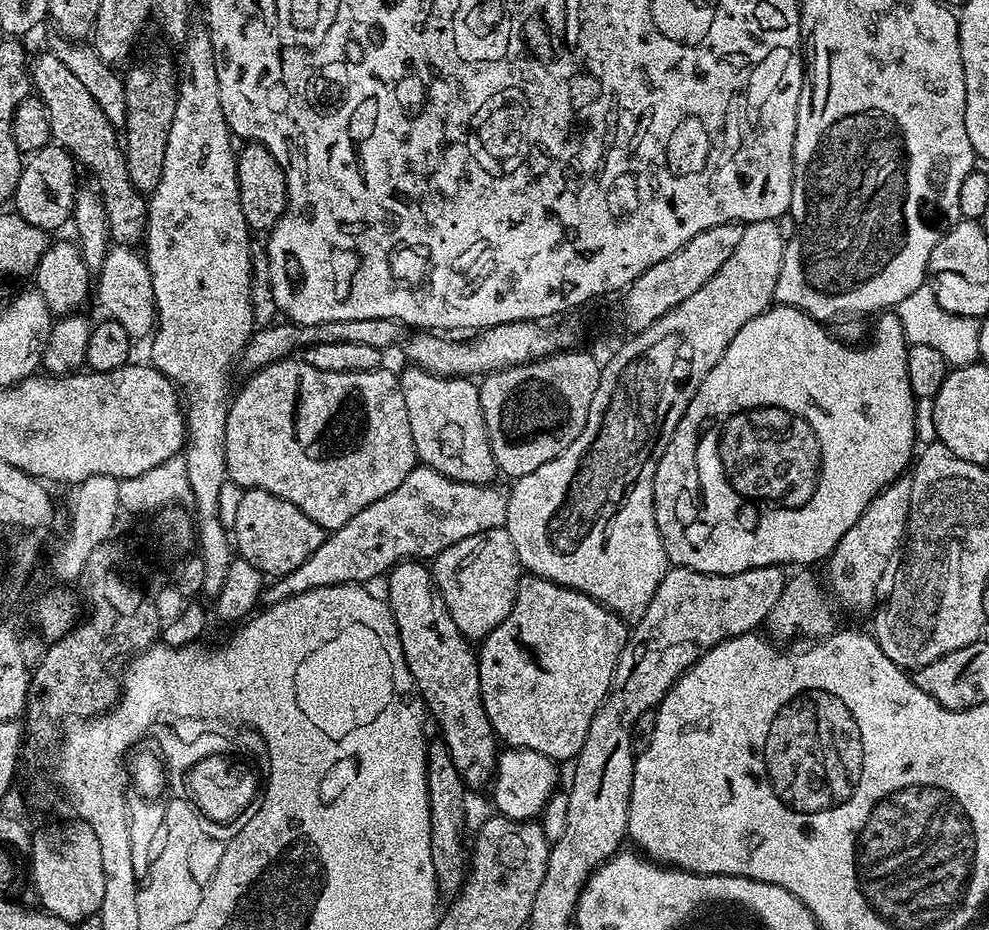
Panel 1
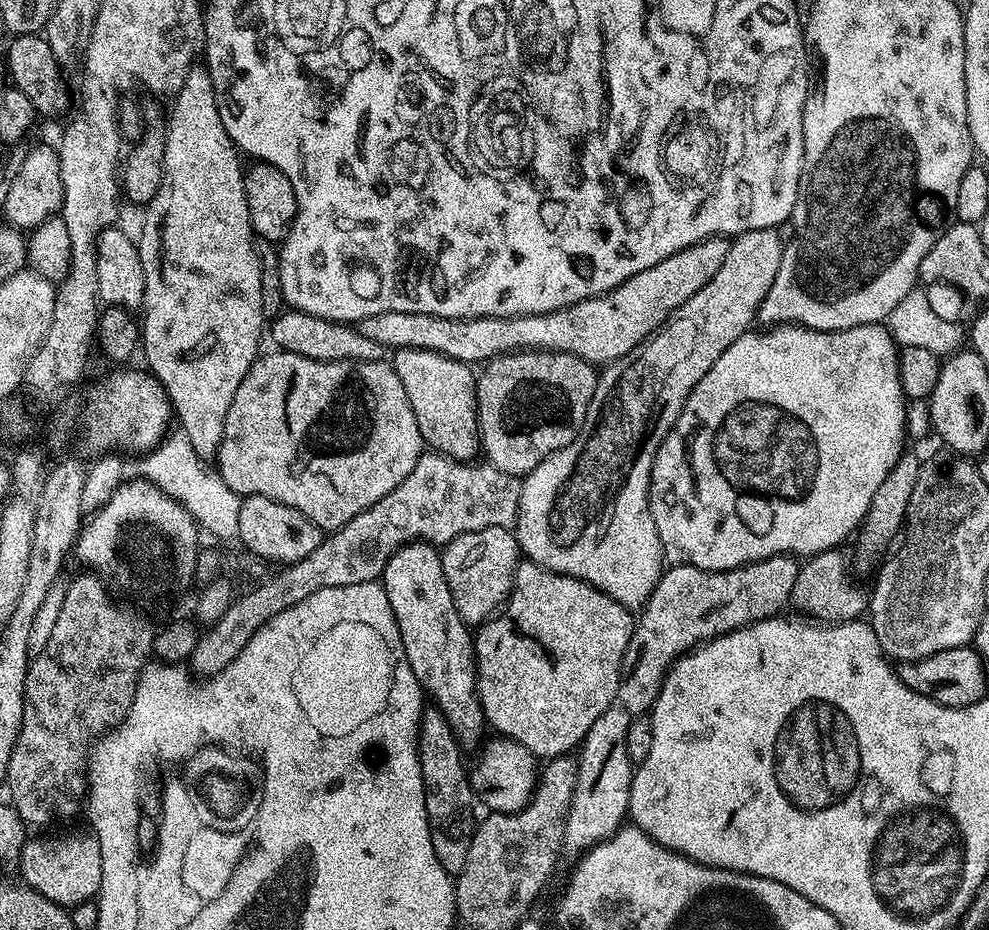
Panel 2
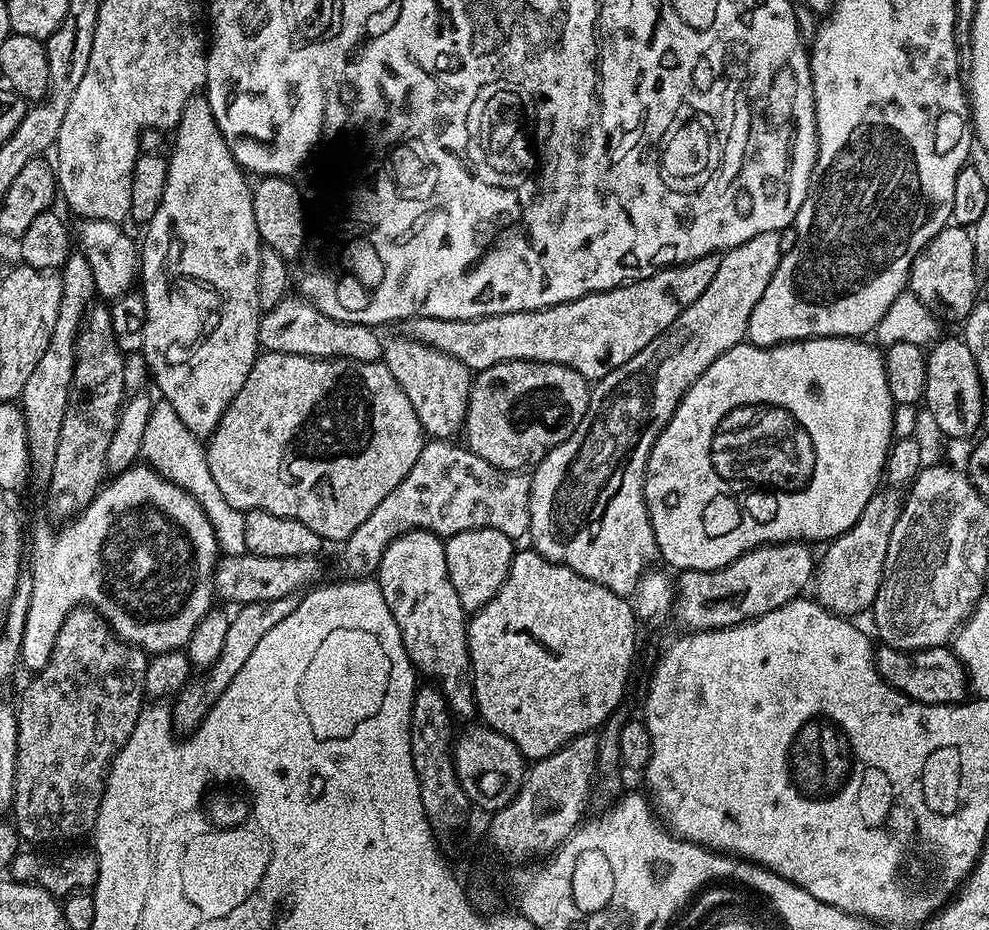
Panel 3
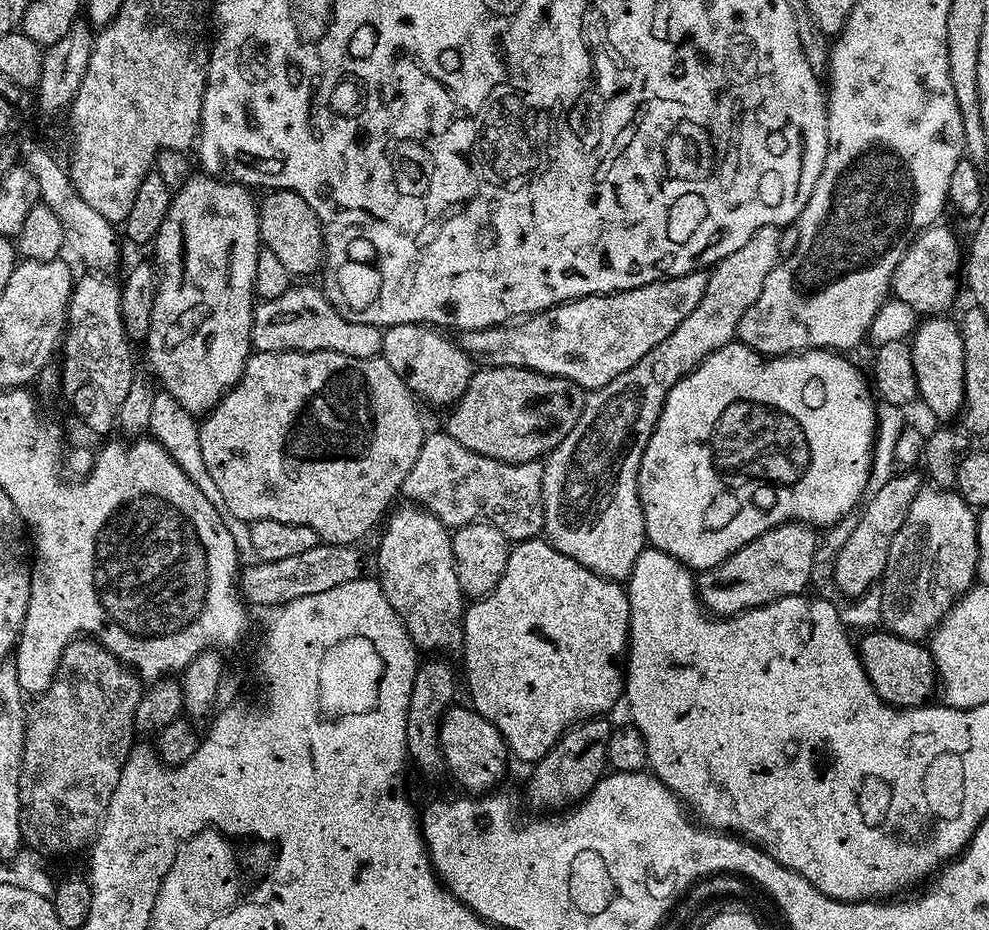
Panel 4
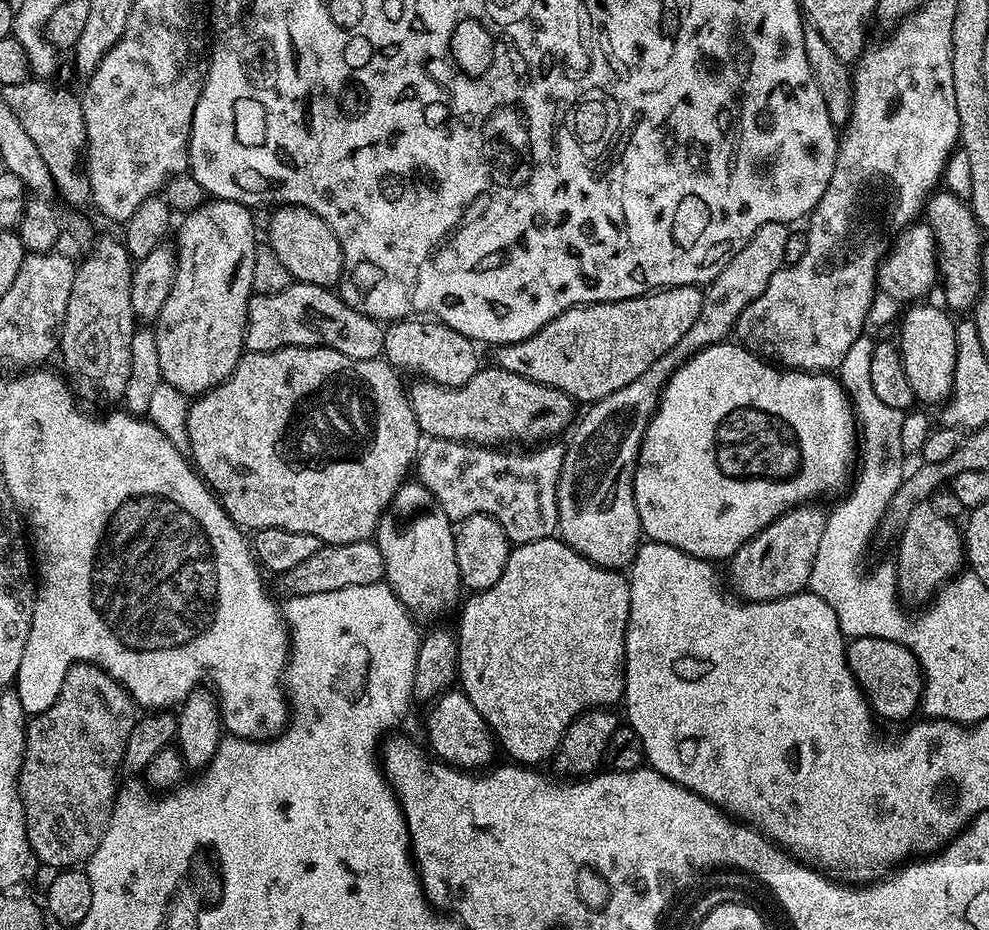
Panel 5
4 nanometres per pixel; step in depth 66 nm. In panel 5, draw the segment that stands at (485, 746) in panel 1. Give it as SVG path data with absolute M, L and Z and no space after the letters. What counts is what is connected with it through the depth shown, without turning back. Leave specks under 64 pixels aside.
M401 484L388 509L380 516L374 541L382 554L383 579L398 602L402 602L402 606L417 621L439 621L436 619L443 612L457 607L462 585L456 561L454 524L424 484Z

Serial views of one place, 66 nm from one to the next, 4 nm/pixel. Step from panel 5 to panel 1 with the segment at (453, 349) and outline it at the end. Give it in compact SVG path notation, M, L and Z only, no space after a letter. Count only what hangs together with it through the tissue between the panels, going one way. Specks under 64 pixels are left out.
M415 366L405 367L405 372L399 373L400 389L402 390L402 398L406 398L406 406L410 414L410 434L414 434L414 450L416 451L417 461L425 468L433 468L438 470L440 474L446 474L448 478L454 478L458 482L470 482L471 484L491 484L497 479L498 469L496 467L496 459L494 458L494 450L490 446L490 438L486 430L486 418L482 414L482 406L480 405L480 389L475 379L466 376L436 376L432 372L423 372Z

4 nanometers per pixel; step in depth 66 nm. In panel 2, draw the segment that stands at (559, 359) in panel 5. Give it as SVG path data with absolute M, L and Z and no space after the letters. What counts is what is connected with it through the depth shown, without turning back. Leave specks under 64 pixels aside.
M711 236L705 240L699 240L696 244L678 250L678 254L670 254L670 258L658 262L658 266L650 266L642 270L642 274L634 274L634 278L626 278L626 282L622 282L611 292L605 292L602 296L591 296L588 300L579 300L577 304L571 304L569 308L546 312L542 316L479 316L473 320L451 320L430 314L394 310L357 320L354 327L365 338L378 342L378 346L382 346L385 350L417 348L449 356L469 366L480 366L495 356L517 350L565 352L582 358L593 366L607 366L630 354L630 350L634 350L639 344L643 344L656 329L662 327L664 321L676 311L678 306L694 298L694 294L698 294L698 290L702 290L702 286L706 286L706 282L710 282L714 274L718 274L718 269L722 267L722 262L726 259L728 245L729 241L722 236Z

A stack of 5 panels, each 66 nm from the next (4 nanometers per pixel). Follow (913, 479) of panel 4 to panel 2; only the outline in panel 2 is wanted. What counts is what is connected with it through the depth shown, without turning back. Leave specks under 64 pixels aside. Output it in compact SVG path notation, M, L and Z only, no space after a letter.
M841 549L820 552L801 565L789 600L793 609L824 624L845 624L859 619L867 611L869 595L850 578L848 562L842 553Z

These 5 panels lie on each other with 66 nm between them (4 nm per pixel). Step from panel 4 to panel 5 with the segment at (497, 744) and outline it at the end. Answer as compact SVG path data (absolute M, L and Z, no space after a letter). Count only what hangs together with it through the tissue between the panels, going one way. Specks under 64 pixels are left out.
M449 690L443 696L437 696L435 700L431 701L429 708L432 709L429 710L428 721L424 724L424 732L428 735L429 745L427 744L427 747L443 763L451 764L453 768L461 770L480 770L493 763L492 744L494 748L494 737L492 731L488 728L488 723L482 718L482 714L478 714L478 710L474 710L474 702L470 702L470 698L463 690Z

